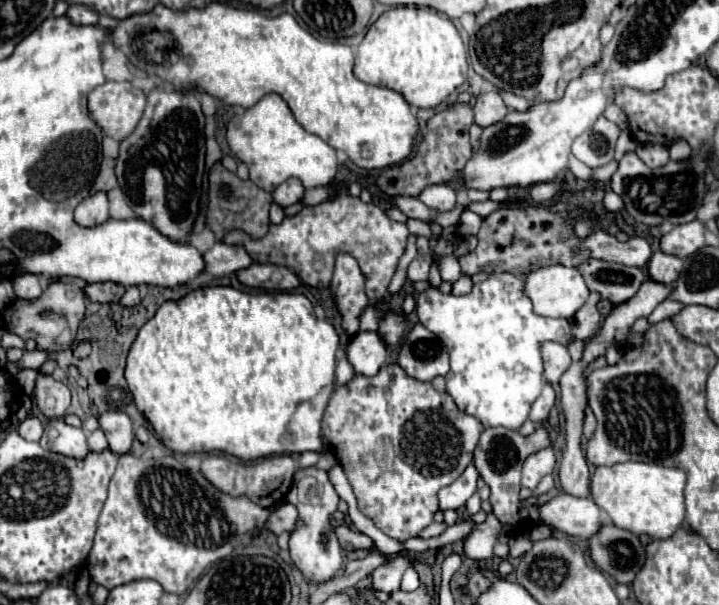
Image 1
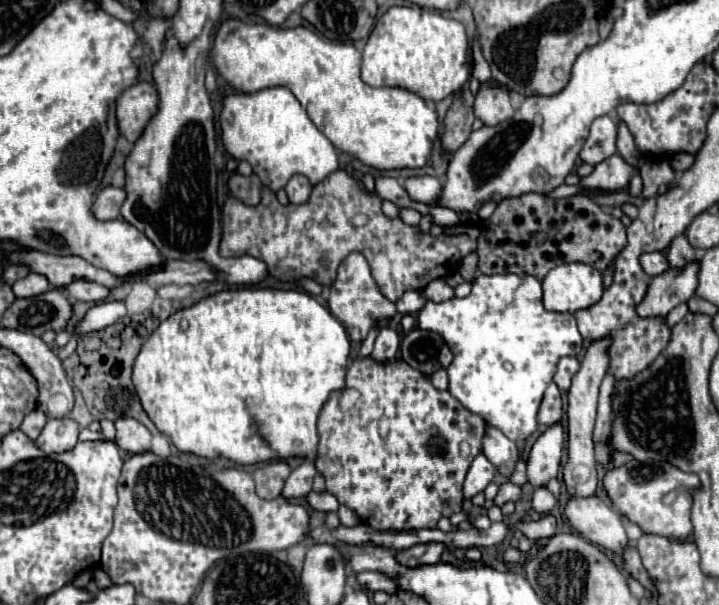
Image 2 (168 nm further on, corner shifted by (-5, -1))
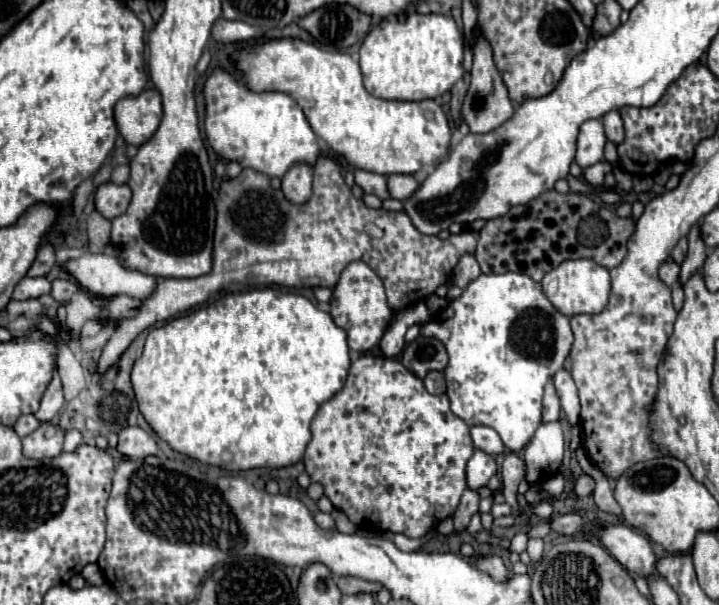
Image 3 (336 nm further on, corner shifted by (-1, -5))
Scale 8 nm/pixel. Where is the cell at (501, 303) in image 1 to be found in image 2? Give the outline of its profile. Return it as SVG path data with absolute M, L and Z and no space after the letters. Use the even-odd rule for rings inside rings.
M480 273L474 281L472 281L472 293L464 299L458 299L458 297L452 297L448 301L442 301L442 303L432 303L428 301L422 311L418 313L418 327L422 327L424 331L434 331L434 333L440 333L446 341L446 345L450 347L450 351L454 353L454 361L450 363L450 367L446 369L448 371L448 379L450 379L450 387L448 391L472 413L480 415L484 419L486 425L492 425L492 427L498 427L508 439L512 441L524 441L528 439L536 429L538 429L538 421L536 421L536 413L538 413L538 407L540 407L540 401L542 401L542 395L546 391L546 387L550 385L552 377L554 377L554 371L556 371L556 365L562 357L566 355L578 355L580 349L582 349L582 335L578 331L578 325L576 325L576 319L574 315L570 313L556 313L556 311L546 311L544 305L542 305L542 285L538 279L530 277L530 275L514 275L514 273L506 273L506 275L484 275Z

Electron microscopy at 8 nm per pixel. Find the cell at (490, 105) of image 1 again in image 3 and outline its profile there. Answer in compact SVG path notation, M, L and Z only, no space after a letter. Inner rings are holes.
M478 35L476 43L474 43L474 65L472 65L470 75L472 75L470 89L468 89L464 105L462 105L462 115L472 133L488 133L488 131L500 127L504 121L508 121L514 113L514 107L512 107L508 89L506 89L498 69L494 67L490 45L486 43L486 39L482 35Z

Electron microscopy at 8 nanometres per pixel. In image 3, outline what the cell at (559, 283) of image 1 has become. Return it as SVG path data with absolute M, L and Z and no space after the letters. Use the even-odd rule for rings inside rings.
M592 259L564 261L544 275L544 295L566 317L574 317L582 313L600 313L608 303L608 293L610 293L608 269L600 267Z

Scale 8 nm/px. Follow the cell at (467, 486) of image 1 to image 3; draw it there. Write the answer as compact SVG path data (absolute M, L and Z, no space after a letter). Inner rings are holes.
M476 449L466 467L468 489L476 491L476 489L484 487L494 473L496 473L496 459L492 455L486 455L484 451Z

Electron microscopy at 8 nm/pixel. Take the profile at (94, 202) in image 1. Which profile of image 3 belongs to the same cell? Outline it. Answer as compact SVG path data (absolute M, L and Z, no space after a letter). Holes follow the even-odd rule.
M104 183L96 189L96 209L106 219L114 219L122 215L130 205L130 199L132 199L132 191L128 185Z

